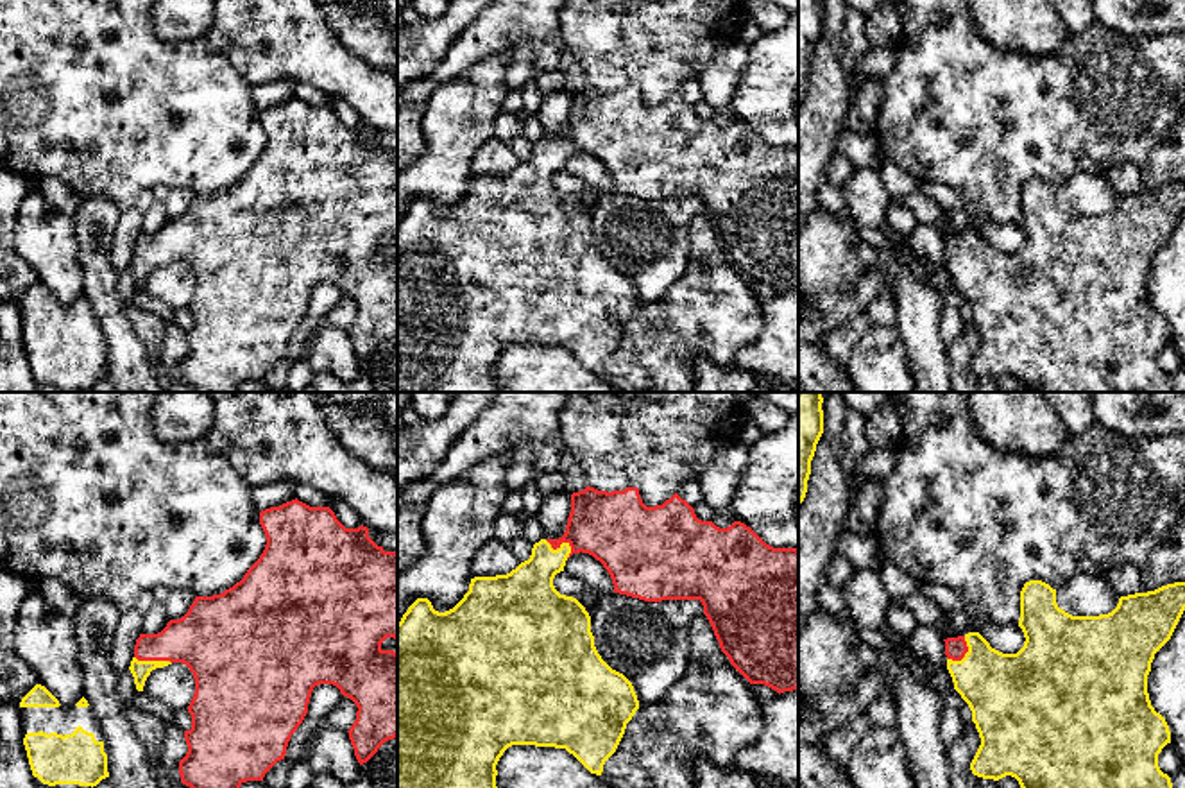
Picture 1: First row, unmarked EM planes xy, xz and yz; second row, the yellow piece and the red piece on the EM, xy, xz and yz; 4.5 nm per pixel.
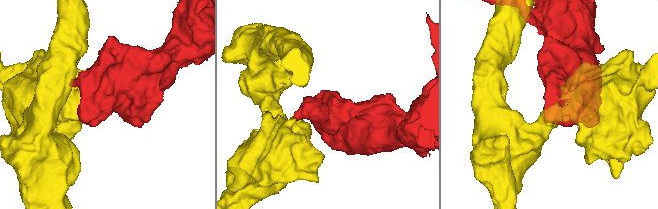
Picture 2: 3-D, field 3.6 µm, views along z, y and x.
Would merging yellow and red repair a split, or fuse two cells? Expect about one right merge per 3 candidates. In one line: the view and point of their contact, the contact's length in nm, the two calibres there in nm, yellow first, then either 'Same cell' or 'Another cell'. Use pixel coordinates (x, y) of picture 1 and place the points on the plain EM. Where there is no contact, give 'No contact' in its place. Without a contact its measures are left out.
Touches yellow at xz (562, 142). Shared border 140 nm. Thickness 220 nm (yellow) against 320 nm. Same cell

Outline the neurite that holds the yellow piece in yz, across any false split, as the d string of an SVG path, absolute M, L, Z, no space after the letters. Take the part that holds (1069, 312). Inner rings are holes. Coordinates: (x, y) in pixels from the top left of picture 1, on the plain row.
M1029 179L1020 190L1020 218L1024 231L1024 245L1017 253L1002 253L990 245L979 231L968 231L958 236L947 236L945 254L947 269L952 276L954 288L968 303L972 321L981 337L981 344L970 362L974 374L999 380L1011 374L1019 380L1022 392L1172 392L1172 381L1158 365L1158 353L1171 342L1171 330L1165 317L1155 310L1147 292L1147 274L1155 253L1171 238L1181 213L1185 210L1185 181L1162 184L1155 190L1121 195L1117 206L1099 215L1072 215L1058 206L1056 188L1042 179Z

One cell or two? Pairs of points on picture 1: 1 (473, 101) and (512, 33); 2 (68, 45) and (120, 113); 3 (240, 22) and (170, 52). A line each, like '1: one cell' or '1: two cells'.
1: two cells
2: one cell
3: two cells

